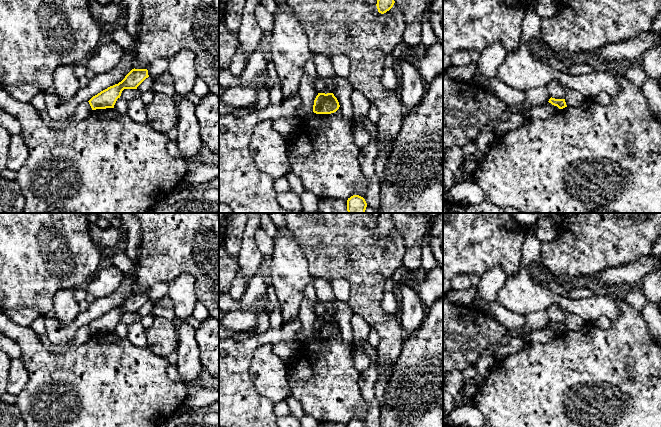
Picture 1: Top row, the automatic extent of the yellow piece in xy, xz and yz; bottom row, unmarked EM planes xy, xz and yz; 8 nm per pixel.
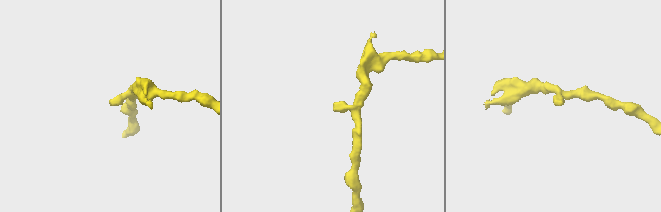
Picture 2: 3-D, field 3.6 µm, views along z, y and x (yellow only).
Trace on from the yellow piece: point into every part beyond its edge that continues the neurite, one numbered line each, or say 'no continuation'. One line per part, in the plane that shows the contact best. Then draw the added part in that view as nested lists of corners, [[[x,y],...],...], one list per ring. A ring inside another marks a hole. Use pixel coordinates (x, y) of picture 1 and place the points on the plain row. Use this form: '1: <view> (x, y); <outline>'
no continuation

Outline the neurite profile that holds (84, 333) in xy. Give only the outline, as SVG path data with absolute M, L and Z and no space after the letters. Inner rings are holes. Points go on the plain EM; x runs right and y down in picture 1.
M88 325L81 326L76 334L74 335L73 339L70 341L70 347L77 347L85 343L90 337L92 336L92 332Z

